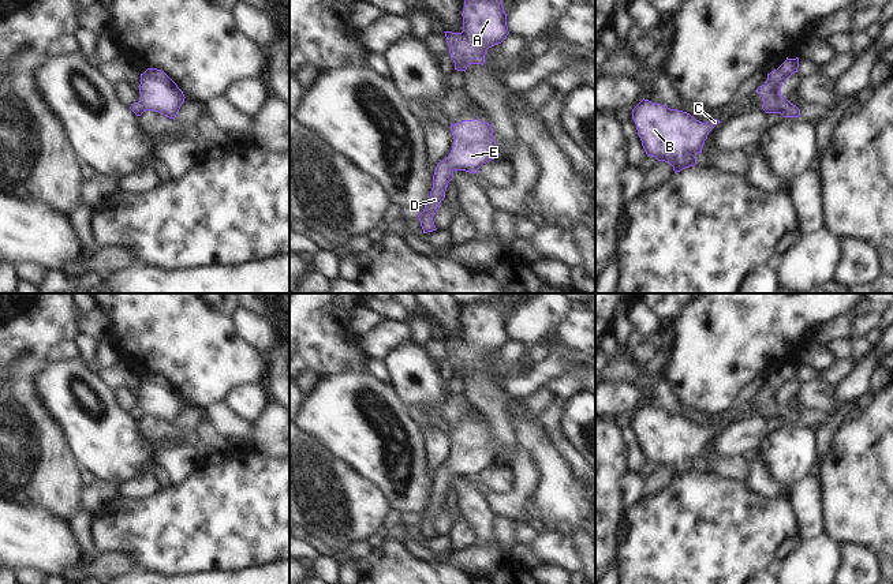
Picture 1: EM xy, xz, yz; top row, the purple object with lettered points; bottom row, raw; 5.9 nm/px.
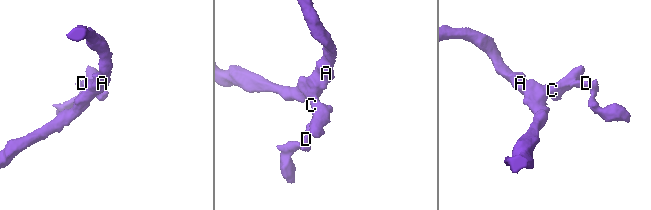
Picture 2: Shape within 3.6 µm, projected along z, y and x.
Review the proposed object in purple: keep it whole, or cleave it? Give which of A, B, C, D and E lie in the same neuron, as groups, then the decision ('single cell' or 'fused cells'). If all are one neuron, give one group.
A B C D E | single cell

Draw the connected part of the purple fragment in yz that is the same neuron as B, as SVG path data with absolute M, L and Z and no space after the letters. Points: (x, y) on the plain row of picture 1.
M642 405L632 415L632 424L647 461L669 468L675 479L694 472L709 438L721 428L696 426L687 418Z

